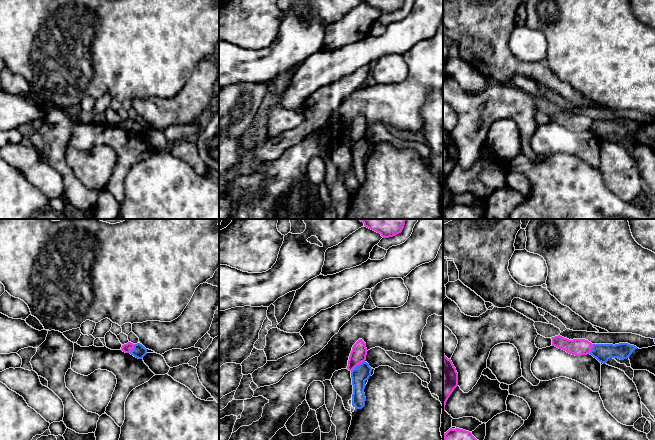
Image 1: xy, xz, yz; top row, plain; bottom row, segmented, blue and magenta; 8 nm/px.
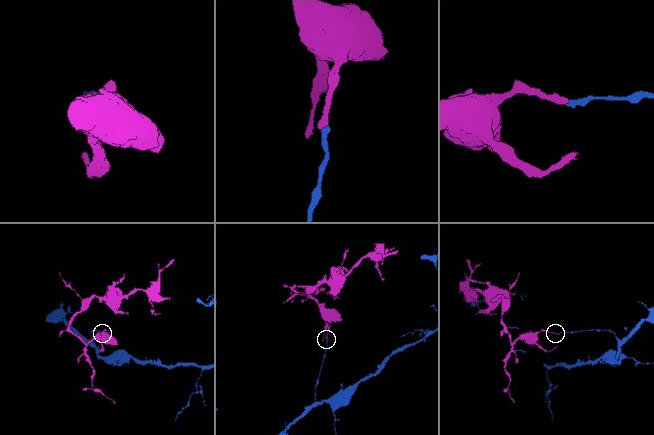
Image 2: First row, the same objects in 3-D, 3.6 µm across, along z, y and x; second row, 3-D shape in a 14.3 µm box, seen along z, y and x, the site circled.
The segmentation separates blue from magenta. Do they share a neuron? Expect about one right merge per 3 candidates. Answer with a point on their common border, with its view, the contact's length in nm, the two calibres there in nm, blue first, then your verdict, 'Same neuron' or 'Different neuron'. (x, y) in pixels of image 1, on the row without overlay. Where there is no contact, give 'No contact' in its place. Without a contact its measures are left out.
Touches blue at xz (357, 141). Shared border 140 nm. Thickness 140 nm (blue) against 130 nm. Different neuron

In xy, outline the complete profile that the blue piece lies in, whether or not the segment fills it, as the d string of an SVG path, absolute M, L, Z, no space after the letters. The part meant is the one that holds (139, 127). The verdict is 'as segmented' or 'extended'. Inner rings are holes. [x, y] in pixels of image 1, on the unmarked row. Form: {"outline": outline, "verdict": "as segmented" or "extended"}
{"outline": "M137 119L130 130L138 135L142 135L147 130L147 125L142 120Z", "verdict": "as segmented"}

